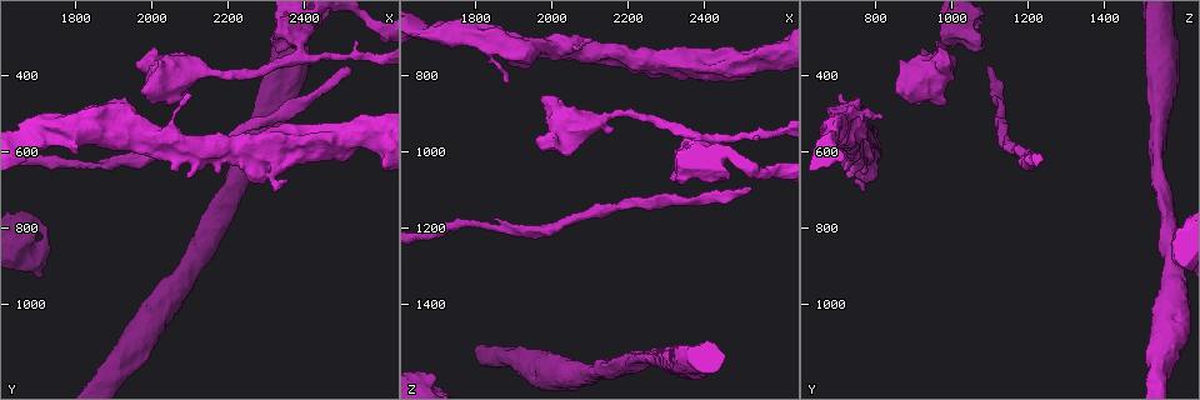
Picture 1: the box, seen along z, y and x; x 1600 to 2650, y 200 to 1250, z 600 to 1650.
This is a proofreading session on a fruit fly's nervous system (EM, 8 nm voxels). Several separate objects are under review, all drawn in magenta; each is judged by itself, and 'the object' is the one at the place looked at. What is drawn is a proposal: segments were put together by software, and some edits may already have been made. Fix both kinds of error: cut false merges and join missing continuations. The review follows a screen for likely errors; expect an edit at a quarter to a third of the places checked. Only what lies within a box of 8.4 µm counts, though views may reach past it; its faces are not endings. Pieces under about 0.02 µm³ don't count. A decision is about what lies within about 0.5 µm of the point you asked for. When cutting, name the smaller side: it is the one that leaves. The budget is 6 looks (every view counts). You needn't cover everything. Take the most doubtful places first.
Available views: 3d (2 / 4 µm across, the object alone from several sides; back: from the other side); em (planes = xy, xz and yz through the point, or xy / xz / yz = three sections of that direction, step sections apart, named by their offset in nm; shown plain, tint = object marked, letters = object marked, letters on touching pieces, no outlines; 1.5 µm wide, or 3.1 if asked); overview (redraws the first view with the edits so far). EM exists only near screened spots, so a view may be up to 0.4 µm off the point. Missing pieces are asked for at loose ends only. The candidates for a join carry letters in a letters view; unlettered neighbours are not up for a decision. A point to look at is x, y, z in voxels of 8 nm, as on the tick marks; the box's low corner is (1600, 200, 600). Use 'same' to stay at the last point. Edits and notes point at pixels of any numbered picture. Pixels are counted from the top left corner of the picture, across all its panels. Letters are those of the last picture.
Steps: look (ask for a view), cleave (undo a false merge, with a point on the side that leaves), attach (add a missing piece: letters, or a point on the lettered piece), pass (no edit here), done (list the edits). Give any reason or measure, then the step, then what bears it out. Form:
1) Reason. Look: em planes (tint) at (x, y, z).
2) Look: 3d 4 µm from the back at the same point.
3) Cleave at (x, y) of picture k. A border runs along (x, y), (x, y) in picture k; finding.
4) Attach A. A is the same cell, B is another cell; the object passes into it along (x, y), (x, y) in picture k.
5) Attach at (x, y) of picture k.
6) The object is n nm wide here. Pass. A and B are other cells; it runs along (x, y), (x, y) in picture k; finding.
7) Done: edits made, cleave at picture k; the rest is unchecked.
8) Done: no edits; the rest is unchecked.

Stops while still wide. Look: em planes (letters) at (1885, 515, 820).

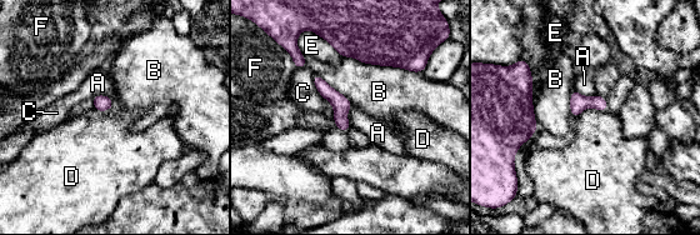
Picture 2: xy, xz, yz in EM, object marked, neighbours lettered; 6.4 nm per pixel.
Pass. A, B, C, D, E and F are other cells; a border runs along (606, 110), (586, 108), (576, 118) in picture 2; no lettered piece goes on from it.

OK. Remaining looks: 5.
Branch stops here. Look: em planes (plain) at (2325, 705, 770).

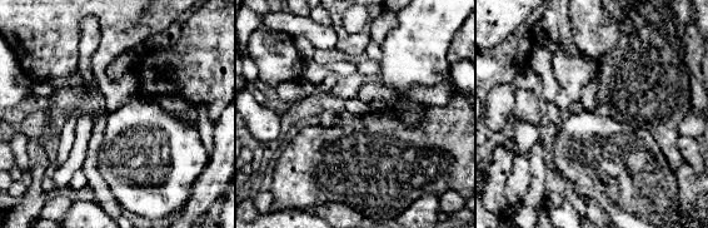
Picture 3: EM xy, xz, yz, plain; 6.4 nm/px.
Look: em planes (tint) at the same point.

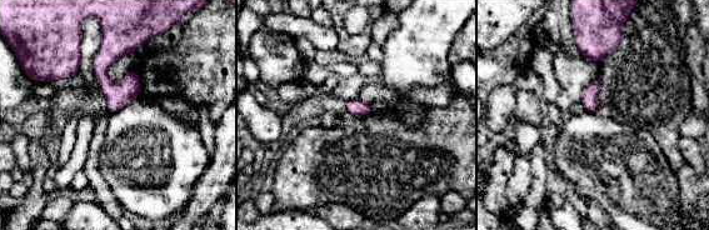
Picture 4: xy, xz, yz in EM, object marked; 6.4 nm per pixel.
See the neighbours. Look: em planes (letters) at the same point.

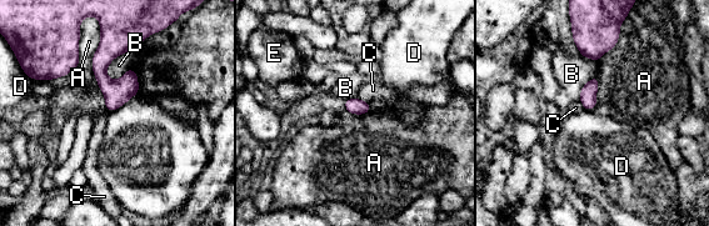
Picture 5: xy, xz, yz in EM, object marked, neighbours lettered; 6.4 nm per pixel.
Pass. A, B, C, D and E are other cells; a border runs along (136, 94), (109, 112) in picture 5; none of them fits.

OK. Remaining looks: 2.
Done: no edits; the rest is unchecked.

